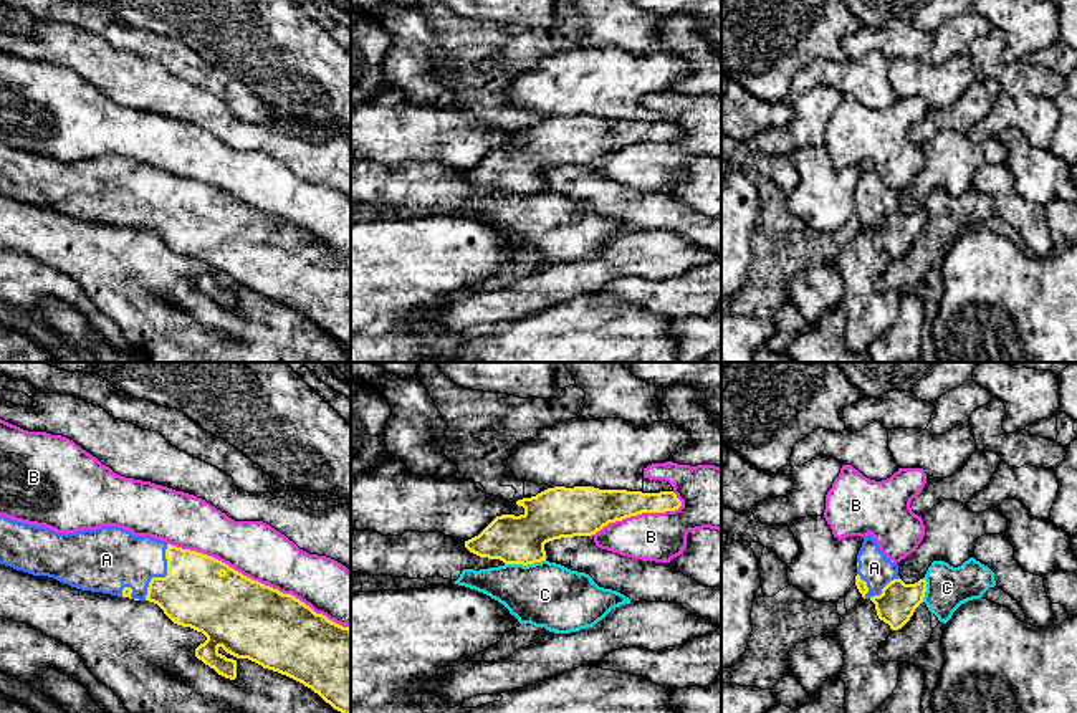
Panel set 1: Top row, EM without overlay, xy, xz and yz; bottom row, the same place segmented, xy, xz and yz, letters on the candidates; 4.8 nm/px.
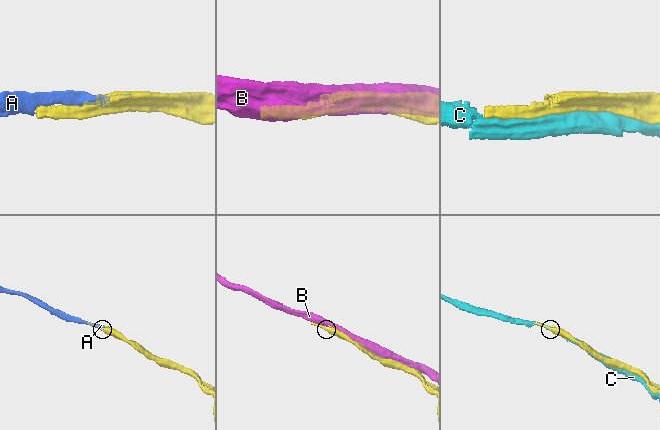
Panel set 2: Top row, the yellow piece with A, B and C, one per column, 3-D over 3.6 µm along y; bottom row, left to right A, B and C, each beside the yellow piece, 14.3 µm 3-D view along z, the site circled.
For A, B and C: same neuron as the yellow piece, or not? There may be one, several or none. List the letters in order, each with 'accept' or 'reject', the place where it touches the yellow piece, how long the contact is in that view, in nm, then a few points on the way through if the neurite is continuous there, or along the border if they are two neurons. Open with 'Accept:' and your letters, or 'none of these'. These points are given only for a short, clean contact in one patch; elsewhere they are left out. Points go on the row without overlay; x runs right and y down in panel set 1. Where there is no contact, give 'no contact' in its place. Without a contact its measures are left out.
Accept: A
A: accept; contact xy (162, 207); length 300 nm
B: reject; contact xy (257, 210); length 1000 nm
C: reject; contact xz (525, 194); length 200 nm

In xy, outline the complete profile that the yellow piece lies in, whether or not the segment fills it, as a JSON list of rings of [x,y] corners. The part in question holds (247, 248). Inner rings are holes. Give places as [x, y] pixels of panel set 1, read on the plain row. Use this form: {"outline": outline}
{"outline": [[[0,146],[0,194],[81,220],[154,232],[174,253],[207,266],[195,278],[195,286],[218,304],[235,309],[237,290],[248,288],[303,313],[351,346],[351,258],[212,185],[151,165],[134,165],[117,156],[66,164]]]}

